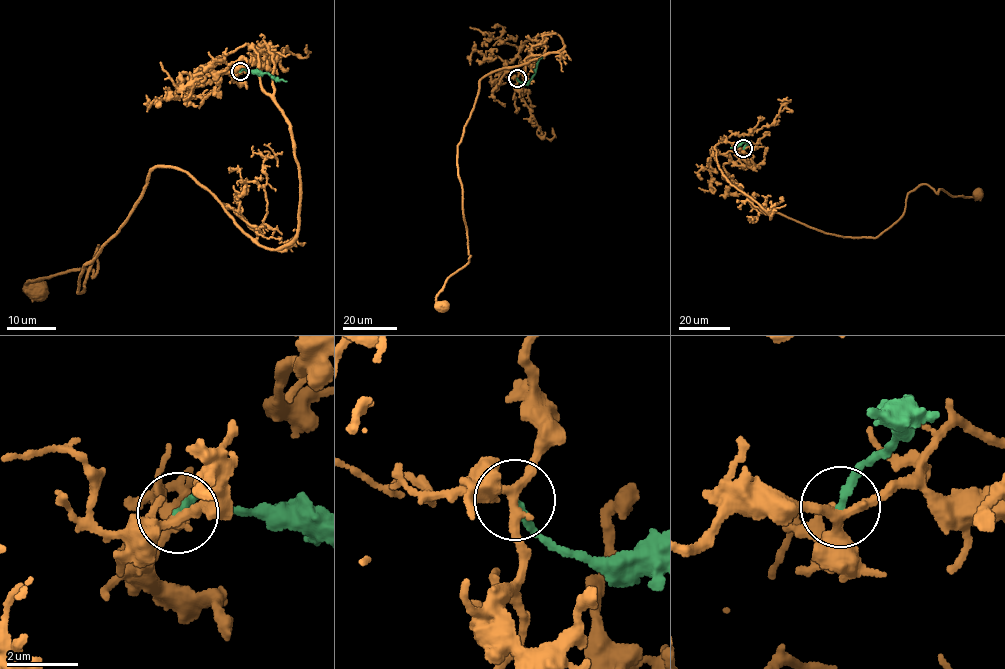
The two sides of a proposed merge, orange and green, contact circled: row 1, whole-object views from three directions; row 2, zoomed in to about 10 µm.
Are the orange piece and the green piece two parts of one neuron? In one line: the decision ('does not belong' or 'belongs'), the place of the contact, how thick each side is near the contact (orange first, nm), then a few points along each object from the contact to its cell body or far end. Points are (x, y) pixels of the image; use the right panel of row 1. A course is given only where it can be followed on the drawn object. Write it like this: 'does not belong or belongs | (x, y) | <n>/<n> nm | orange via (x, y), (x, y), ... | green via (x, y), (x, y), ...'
does not belong | (743, 148) | 260/200 nm | orange via (743, 148), (715, 154), (727, 181), (769, 219), (762, 205), (825, 233), (876, 237), (923, 184), (978, 194) | green via (743, 148), (747, 141), (730, 147)

